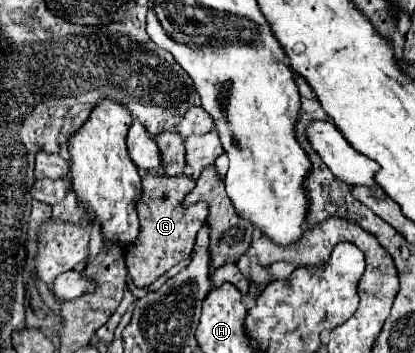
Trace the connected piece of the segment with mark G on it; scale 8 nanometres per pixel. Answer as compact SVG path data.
M146 173L142 177L142 197L138 201L138 217L142 231L138 239L124 249L126 269L136 287L152 285L158 277L162 277L180 261L188 259L188 255L192 253L196 233L202 229L208 215L206 203L194 203L190 207L182 205L184 197L192 191L192 187L194 181L188 179L186 175L168 177Z

